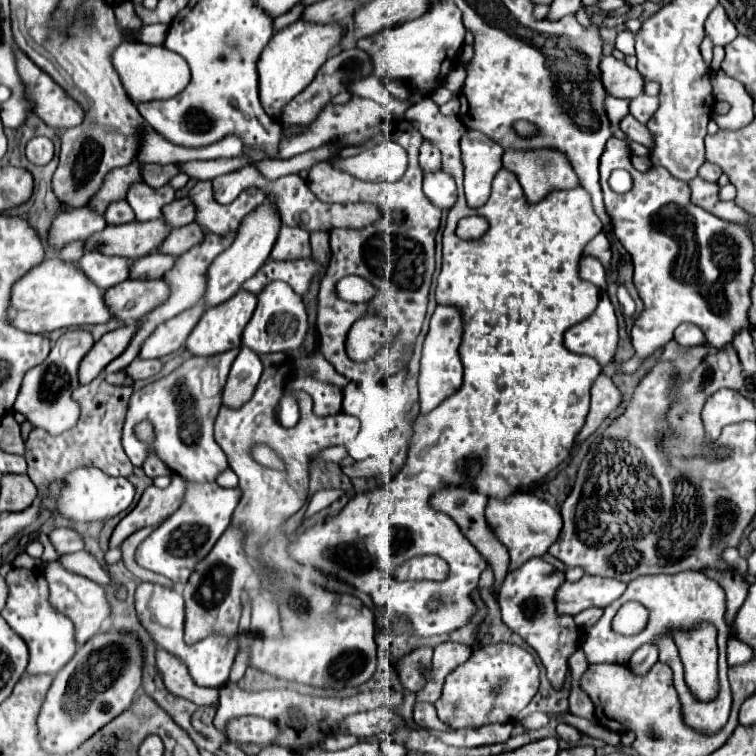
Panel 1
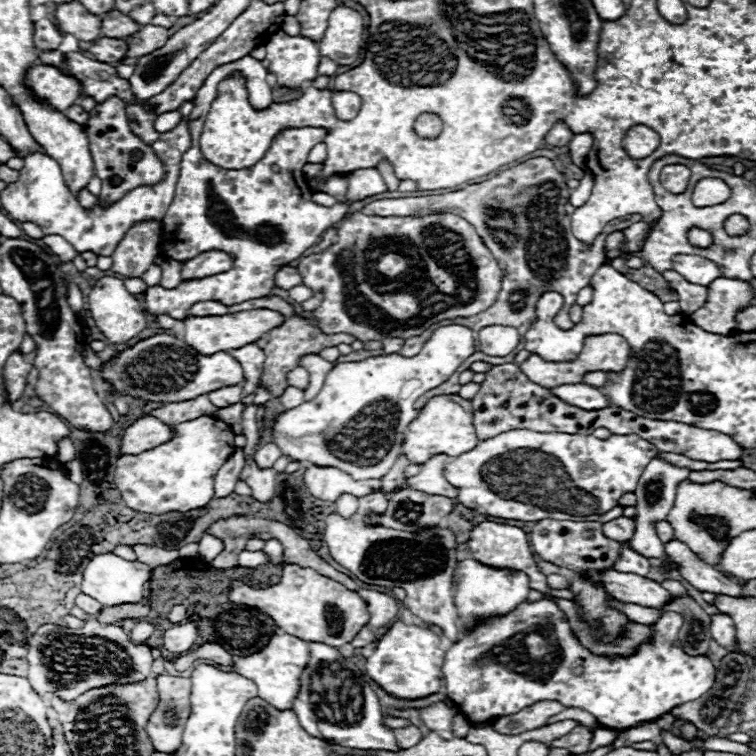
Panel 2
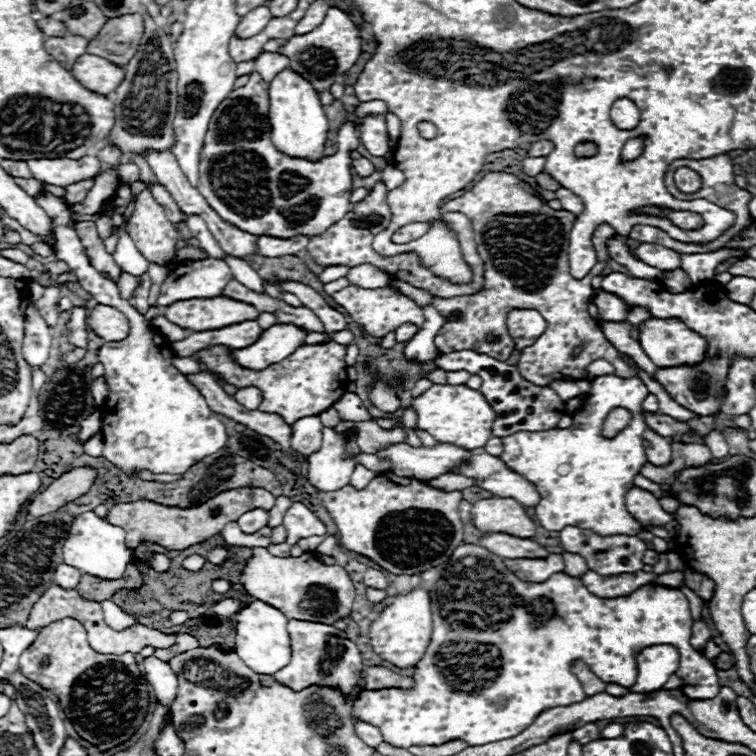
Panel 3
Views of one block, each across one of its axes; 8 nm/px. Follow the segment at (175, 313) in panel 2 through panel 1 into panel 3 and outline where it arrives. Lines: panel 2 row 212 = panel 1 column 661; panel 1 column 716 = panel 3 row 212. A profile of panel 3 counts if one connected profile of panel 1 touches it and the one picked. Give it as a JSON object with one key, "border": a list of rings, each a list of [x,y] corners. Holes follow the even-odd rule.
{"border":[[[252,72],[242,88],[228,94],[210,120],[200,150],[198,192],[202,192],[218,216],[254,236],[318,236],[352,210],[350,152],[360,144],[354,124],[342,124],[338,130],[338,152],[318,162],[290,158],[278,152],[268,128],[268,84],[260,74]]]}

